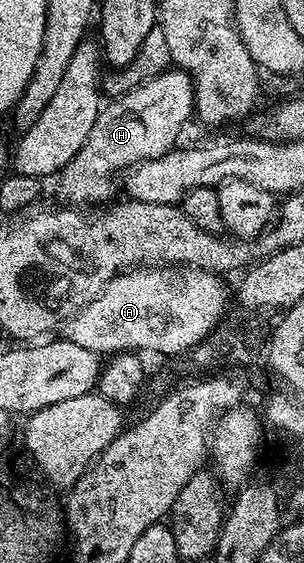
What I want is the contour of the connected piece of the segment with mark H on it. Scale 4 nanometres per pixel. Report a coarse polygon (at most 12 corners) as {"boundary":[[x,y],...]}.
{"boundary":[[168,70],[100,107],[58,173],[60,201],[103,206],[118,177],[172,151],[195,111]]}

